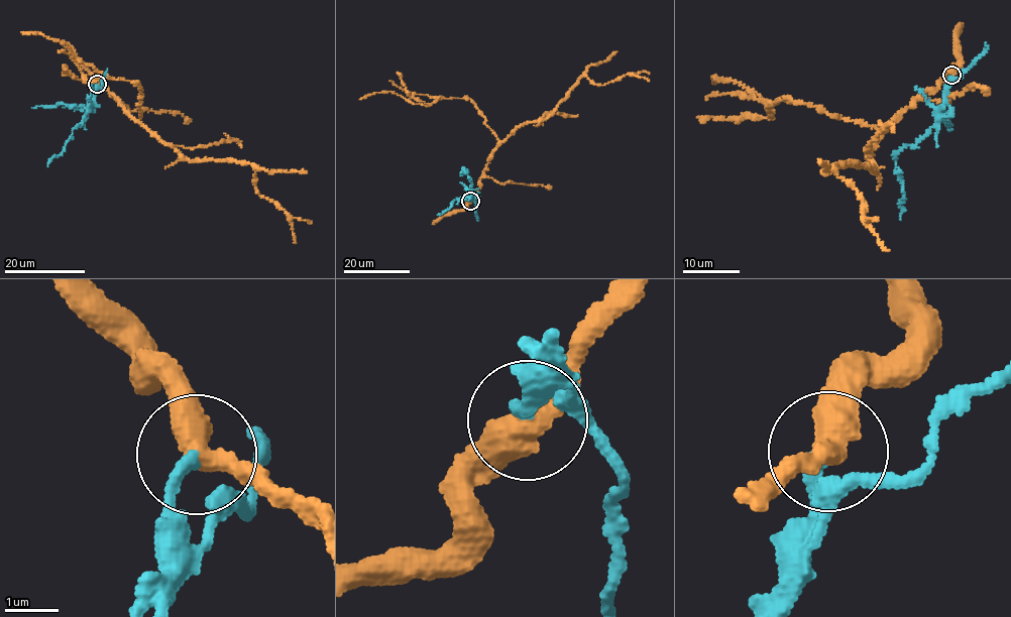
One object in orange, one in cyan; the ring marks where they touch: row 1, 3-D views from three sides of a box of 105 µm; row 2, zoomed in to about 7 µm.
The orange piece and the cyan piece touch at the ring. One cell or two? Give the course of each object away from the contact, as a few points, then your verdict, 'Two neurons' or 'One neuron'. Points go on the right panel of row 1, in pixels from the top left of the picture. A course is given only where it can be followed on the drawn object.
Course of orange: (951, 76), (888, 125), (869, 155), (875, 170), (857, 161), (835, 167), (864, 200), (865, 224), (888, 251). Course of cyan: (950, 76), (937, 123), (914, 145), (907, 145), (897, 153), (895, 160), (903, 195), (900, 219). Two neurons

